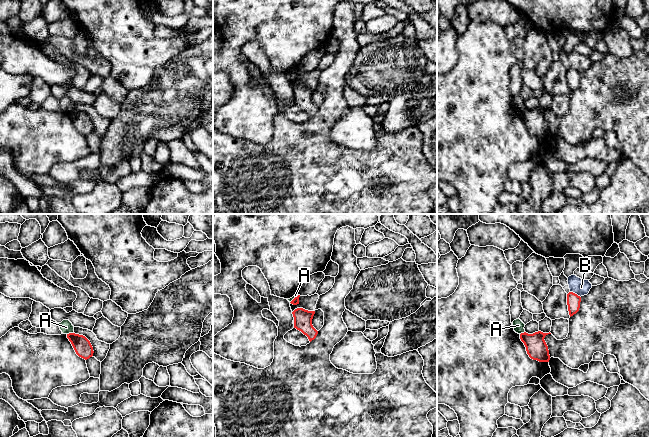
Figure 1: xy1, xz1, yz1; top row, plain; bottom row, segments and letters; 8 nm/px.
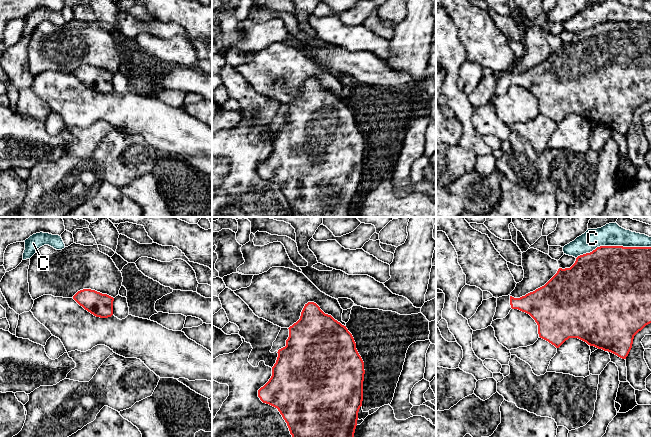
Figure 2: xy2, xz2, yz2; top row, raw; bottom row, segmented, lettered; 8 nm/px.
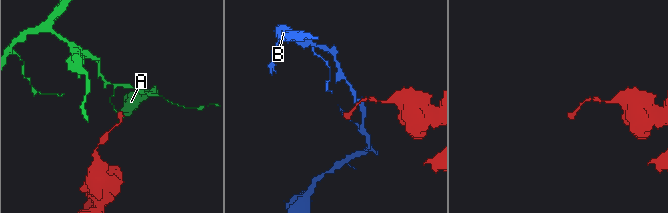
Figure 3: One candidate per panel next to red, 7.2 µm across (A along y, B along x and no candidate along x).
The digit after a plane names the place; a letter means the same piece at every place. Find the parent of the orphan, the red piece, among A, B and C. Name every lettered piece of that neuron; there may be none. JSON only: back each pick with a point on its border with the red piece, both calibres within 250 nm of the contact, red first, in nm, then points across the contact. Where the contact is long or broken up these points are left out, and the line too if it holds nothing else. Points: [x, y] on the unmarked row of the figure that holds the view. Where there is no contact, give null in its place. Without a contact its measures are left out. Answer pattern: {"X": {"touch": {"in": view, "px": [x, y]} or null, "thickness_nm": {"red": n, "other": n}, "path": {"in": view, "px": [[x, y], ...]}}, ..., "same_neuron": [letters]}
{"same_neuron": []}

